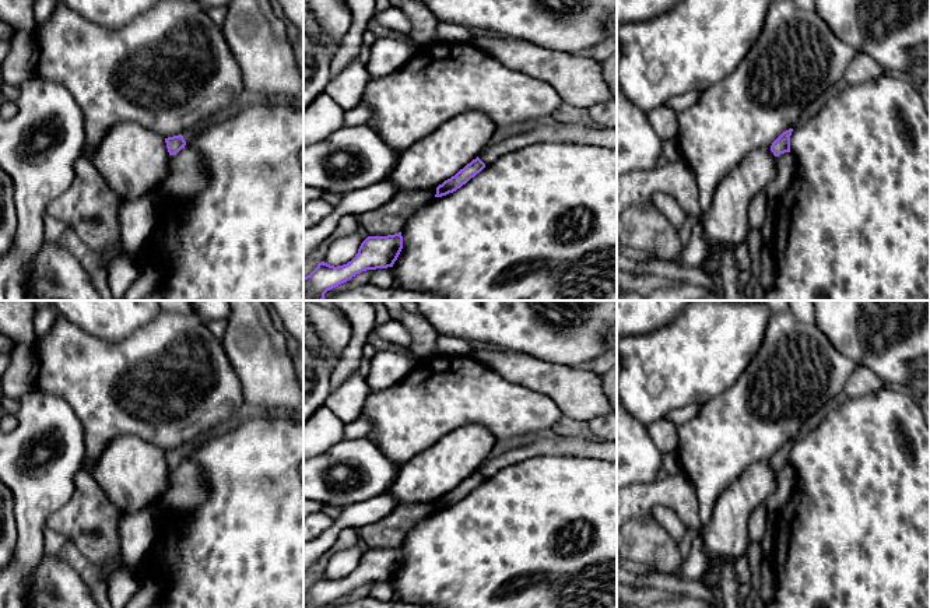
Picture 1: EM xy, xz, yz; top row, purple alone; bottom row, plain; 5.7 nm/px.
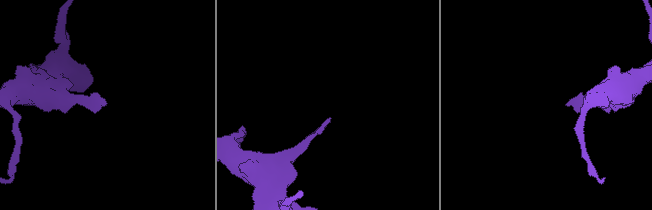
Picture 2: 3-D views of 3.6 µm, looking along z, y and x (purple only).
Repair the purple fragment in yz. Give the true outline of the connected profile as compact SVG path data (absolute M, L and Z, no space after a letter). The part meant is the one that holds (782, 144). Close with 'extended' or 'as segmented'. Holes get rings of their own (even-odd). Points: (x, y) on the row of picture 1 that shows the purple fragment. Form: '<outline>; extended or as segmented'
M793 129L783 131L771 145L771 151L775 157L780 154L790 152L790 136Z; as segmented

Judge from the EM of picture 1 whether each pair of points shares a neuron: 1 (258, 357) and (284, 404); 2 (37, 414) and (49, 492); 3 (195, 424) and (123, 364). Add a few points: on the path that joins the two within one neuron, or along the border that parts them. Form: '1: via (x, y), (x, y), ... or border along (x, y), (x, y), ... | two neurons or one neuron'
1: via (265, 368), (269, 382), (280, 393) | one neuron
2: via (59, 424), (69, 447), (67, 454), (52, 470) | one neuron
3: via (176, 406), (155, 385), (144, 385), (141, 382) | one neuron

